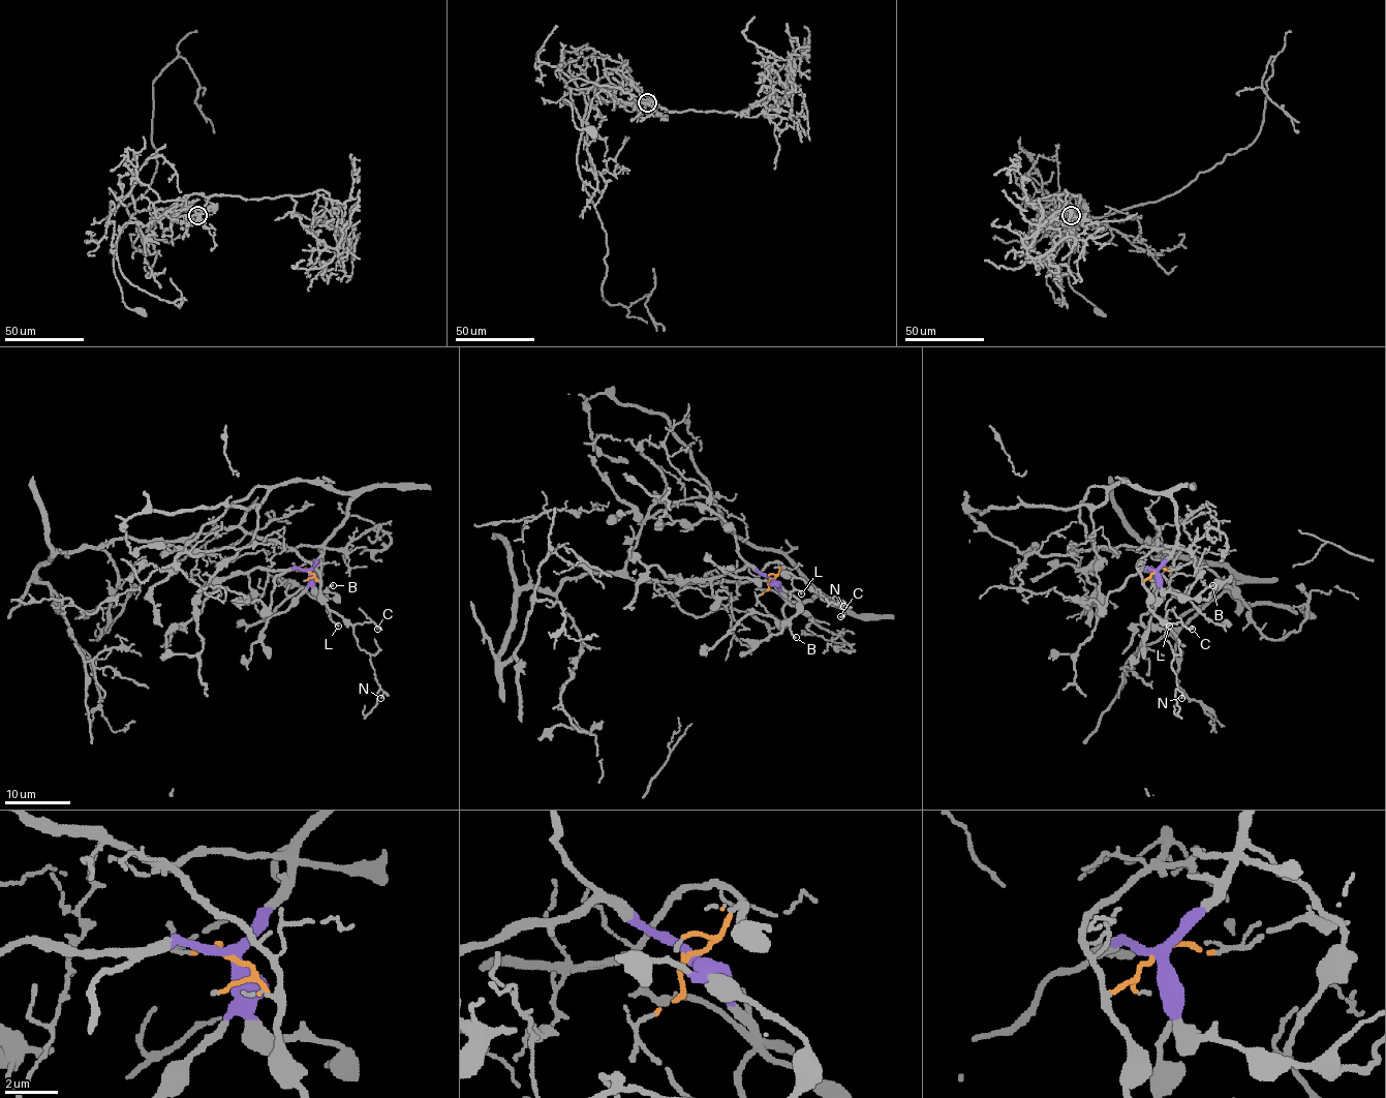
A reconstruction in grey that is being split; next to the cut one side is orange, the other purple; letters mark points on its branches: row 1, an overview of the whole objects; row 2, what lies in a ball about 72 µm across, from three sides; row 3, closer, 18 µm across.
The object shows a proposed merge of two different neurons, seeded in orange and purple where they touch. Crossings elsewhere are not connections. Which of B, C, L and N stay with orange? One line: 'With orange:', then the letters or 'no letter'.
With orange: C, L, N

